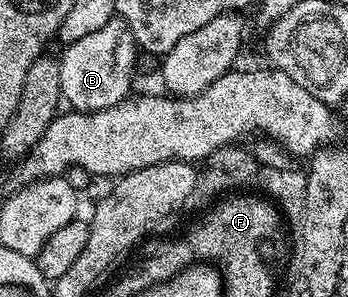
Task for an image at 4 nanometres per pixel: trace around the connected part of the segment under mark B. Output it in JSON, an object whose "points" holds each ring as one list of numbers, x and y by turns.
{"points":[[114,19,110,23,106,23,106,27,98,27,98,31,94,31,90,35,82,35,82,39,78,39,72,46,65,48,63,51,65,53,59,54,58,57,60,78,62,79,60,95,67,104,68,101,72,104,69,106,73,110,82,113,102,111,106,107,114,107,119,101,124,100,133,92,132,68,136,65,138,46,126,22]]}

